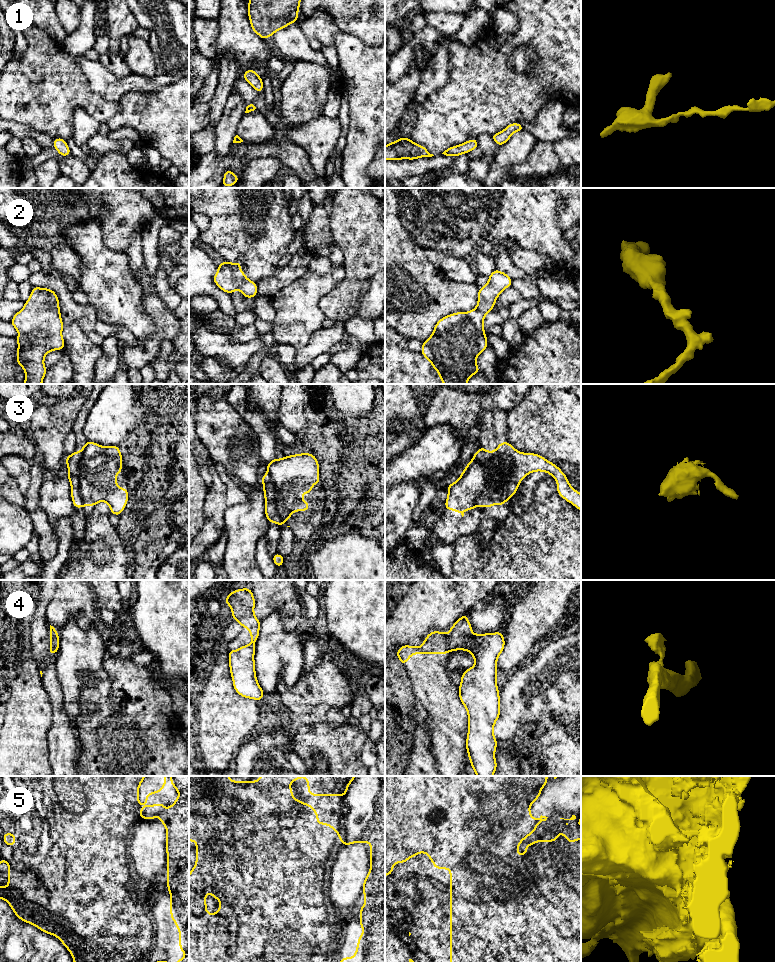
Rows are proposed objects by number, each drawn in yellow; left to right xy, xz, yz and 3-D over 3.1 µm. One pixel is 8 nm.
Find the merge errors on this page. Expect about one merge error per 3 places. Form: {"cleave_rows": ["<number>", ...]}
{"cleave_rows": ["3", "4", "5"]}

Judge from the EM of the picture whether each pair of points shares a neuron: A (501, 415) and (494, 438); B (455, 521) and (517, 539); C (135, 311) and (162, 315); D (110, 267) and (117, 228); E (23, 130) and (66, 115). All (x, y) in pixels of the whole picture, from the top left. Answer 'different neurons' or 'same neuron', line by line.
A: same neuron
B: different neurons
C: different neurons
D: different neurons
E: different neurons

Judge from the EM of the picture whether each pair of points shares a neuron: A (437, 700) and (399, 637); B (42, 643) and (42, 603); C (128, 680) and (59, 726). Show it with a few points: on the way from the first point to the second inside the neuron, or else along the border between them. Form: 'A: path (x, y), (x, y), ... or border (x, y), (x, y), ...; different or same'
A: border (426, 635), (420, 645), (402, 645), (395, 653); different
B: path (40, 633), (40, 613); same
C: border (73, 726), (77, 733), (79, 749); different

